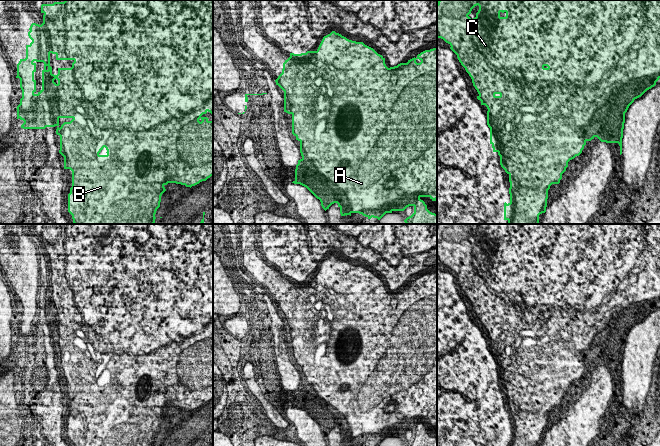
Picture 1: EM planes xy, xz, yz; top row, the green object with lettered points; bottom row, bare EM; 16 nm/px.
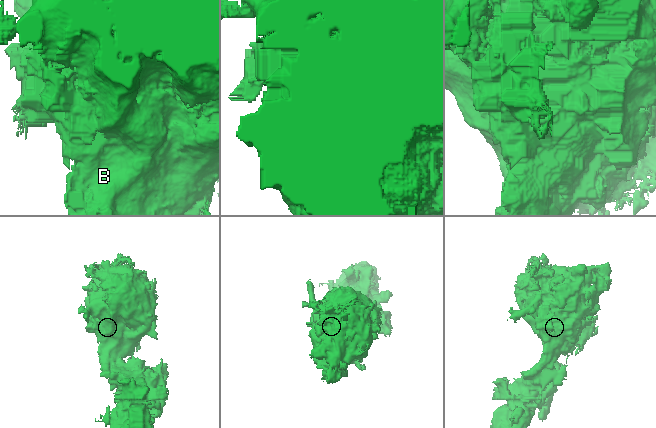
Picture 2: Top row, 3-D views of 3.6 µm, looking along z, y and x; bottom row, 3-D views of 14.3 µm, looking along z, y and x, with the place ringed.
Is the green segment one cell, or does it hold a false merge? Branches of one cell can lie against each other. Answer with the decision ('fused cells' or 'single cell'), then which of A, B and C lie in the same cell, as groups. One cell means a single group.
single cell | A B C

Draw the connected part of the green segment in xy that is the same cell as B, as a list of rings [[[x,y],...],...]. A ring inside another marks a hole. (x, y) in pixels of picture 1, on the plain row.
[[[65,224],[64,226],[54,226],[53,228],[42,228],[41,237],[43,237],[43,247],[41,249],[32,247],[28,260],[32,264],[26,269],[26,282],[20,283],[17,288],[17,300],[20,303],[20,312],[22,314],[22,322],[17,330],[17,343],[23,344],[21,349],[23,353],[45,353],[46,351],[57,351],[56,358],[60,360],[59,377],[64,381],[64,393],[72,395],[72,411],[68,418],[68,436],[72,439],[73,446],[155,446],[155,438],[160,431],[161,420],[166,415],[165,409],[168,407],[176,407],[192,411],[202,405],[206,405],[213,400],[213,345],[209,345],[203,338],[210,336],[213,338],[213,224]],[[50,278],[56,279],[56,284],[73,284],[71,292],[58,292],[58,298],[52,297],[50,290]],[[43,286],[42,294],[42,313],[36,318],[36,304],[34,297],[36,296],[36,287]],[[60,342],[71,342],[70,346],[64,346],[59,352]]]

